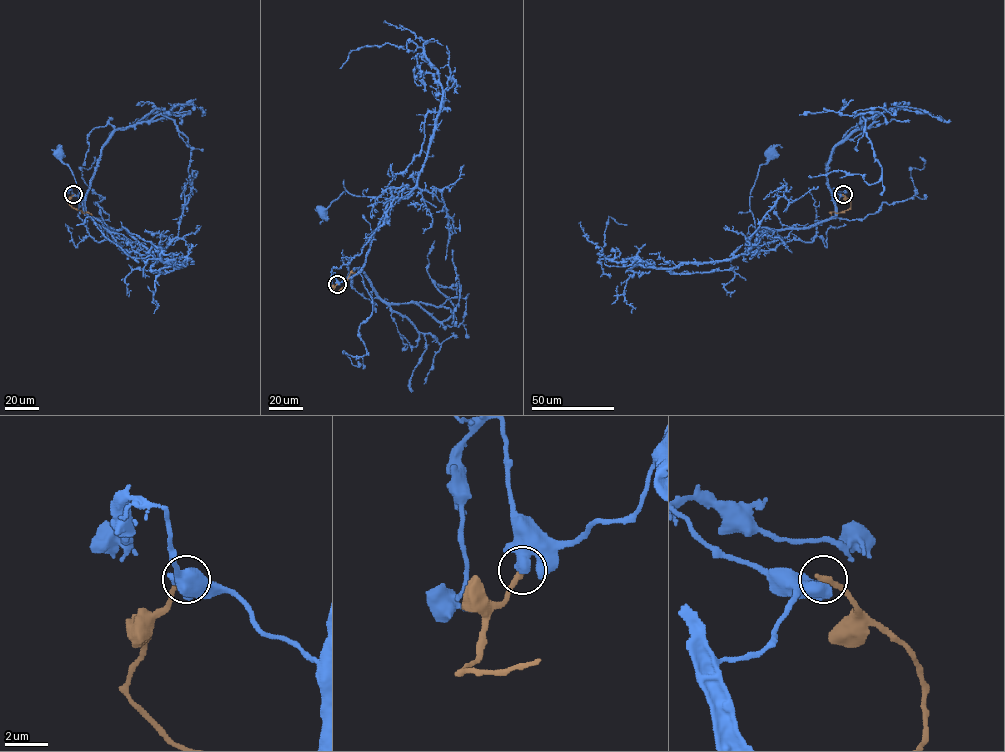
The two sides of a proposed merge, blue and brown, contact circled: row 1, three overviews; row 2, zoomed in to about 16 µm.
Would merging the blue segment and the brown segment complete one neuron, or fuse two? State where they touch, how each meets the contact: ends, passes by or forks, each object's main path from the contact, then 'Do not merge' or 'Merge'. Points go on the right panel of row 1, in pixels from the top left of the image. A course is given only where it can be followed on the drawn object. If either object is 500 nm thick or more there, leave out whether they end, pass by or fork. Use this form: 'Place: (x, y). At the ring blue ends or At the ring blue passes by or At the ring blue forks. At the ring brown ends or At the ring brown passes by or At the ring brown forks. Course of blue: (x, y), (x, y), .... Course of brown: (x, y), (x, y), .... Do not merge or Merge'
Place: (843, 194). Course of blue: (843, 195), (834, 201), (834, 216), (807, 227), (760, 228), (757, 243), (750, 194), (759, 167), (769, 154). Course of brown: (843, 194), (849, 199), (850, 207), (832, 212), (832, 215). Do not merge

